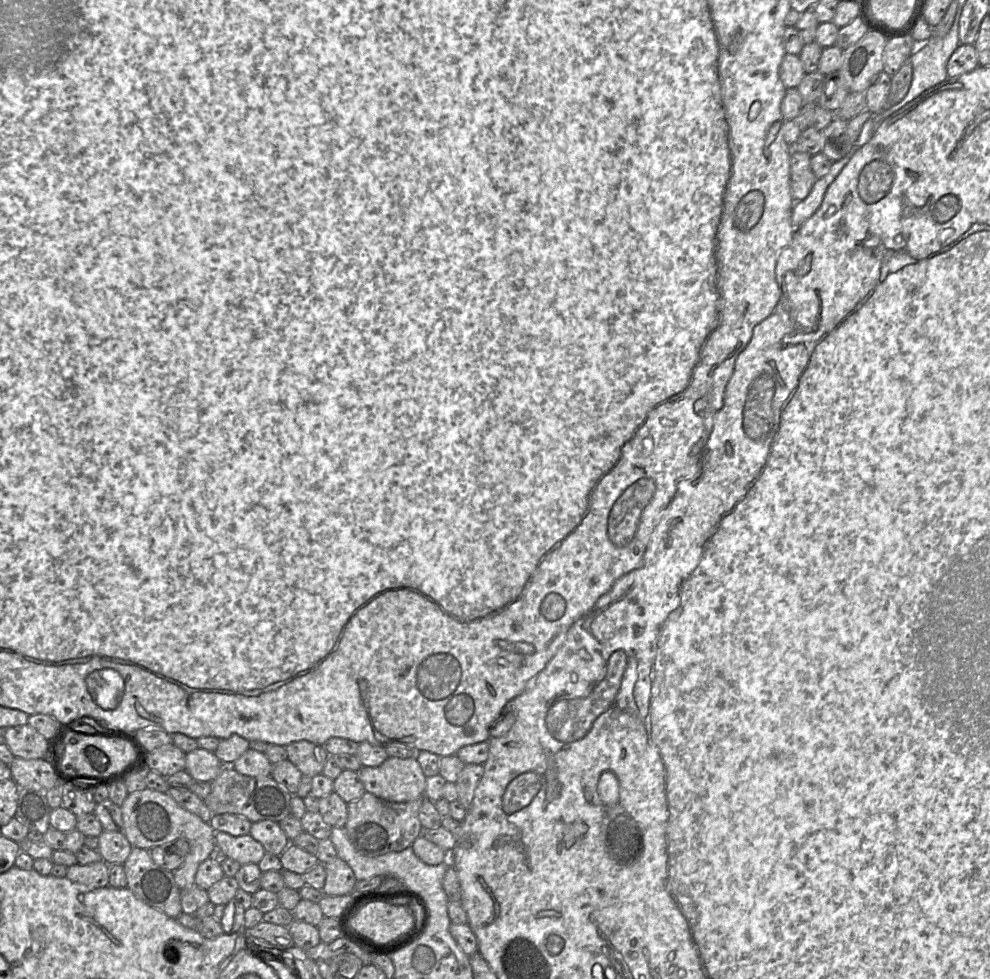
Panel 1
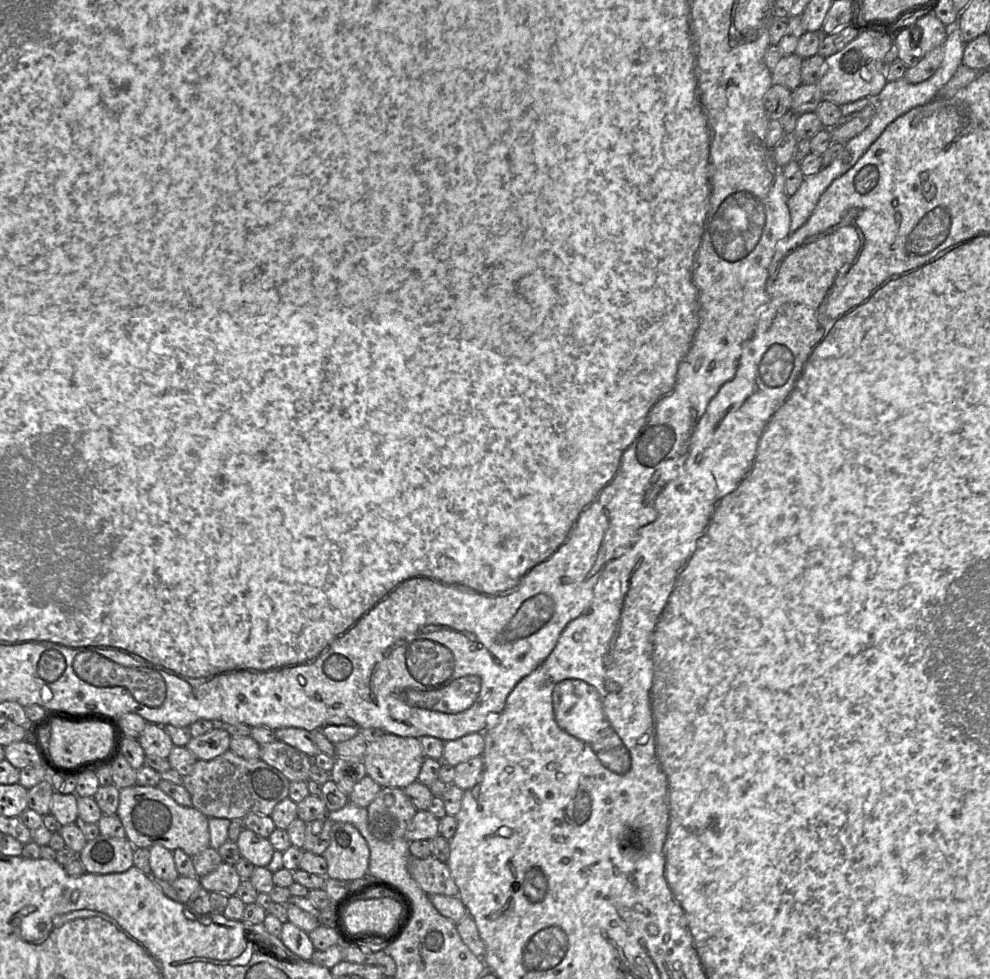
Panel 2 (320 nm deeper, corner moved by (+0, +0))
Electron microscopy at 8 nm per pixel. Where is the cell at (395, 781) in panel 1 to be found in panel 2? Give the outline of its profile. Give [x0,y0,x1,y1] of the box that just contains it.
[363,733,425,788]

